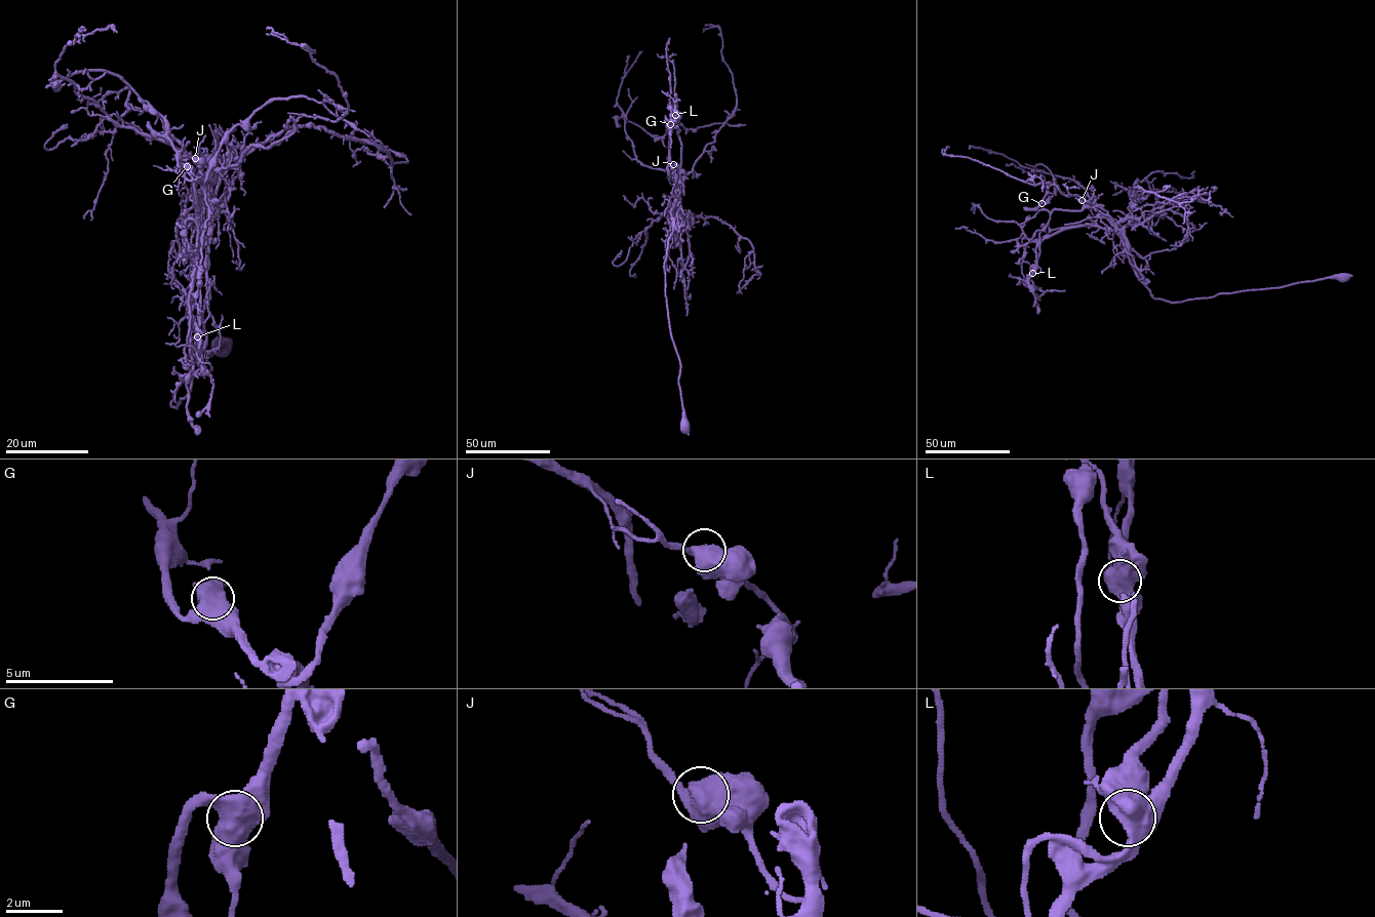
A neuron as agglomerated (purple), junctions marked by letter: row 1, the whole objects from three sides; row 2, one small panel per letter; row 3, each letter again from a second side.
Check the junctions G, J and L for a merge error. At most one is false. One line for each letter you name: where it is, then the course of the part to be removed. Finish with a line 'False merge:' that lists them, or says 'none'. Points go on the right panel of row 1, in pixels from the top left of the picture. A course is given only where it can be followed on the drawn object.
False merge: none

